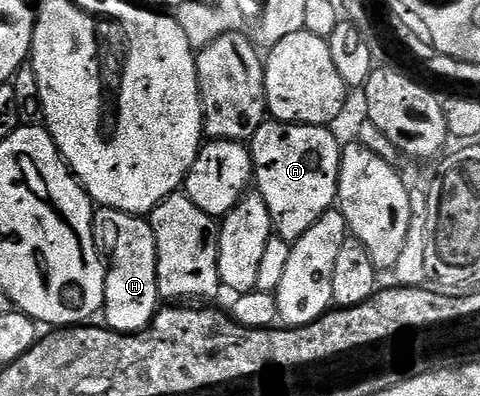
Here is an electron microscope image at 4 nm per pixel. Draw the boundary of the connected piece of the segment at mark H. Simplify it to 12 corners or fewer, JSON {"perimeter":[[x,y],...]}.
{"perimeter":[[111,214],[107,328],[141,333],[162,305],[143,216]]}

